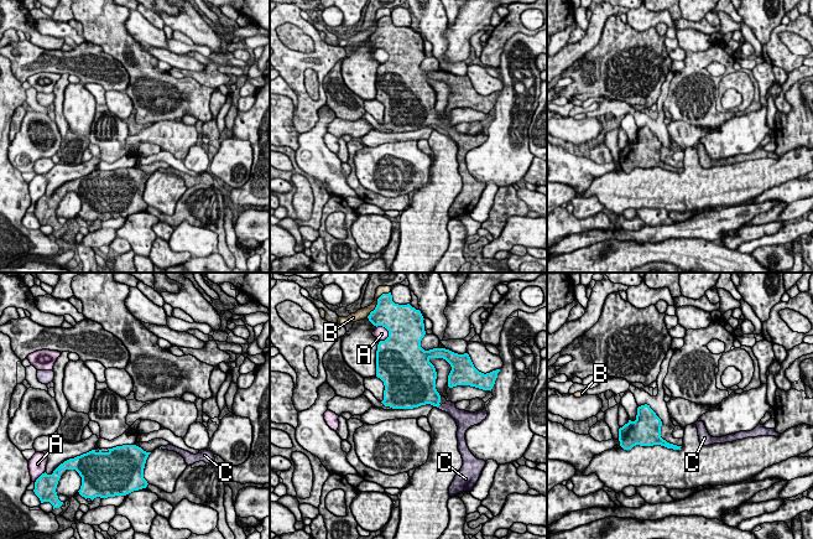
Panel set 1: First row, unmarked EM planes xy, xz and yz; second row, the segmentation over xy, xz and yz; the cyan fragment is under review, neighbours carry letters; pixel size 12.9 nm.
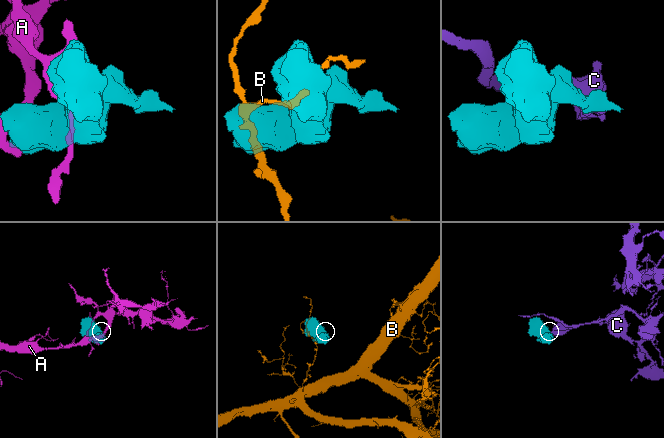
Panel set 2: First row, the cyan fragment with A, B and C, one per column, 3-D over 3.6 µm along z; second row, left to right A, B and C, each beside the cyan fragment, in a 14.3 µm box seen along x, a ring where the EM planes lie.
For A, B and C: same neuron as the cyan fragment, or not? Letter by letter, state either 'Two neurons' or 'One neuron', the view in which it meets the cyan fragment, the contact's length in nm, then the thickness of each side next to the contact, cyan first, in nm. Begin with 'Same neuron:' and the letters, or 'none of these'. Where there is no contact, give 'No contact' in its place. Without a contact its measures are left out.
Same neuron: C
A: Two neurons. Touches cyan in xz. Shared border 240 nm. Thickness 480 nm (cyan) against 180 nm
B: Two neurons. Touches cyan in xz. Shared border 460 nm. Thickness 340 nm (cyan) against 130 nm
C: One neuron. Touches cyan in xz. Shared border 60 nm. Thickness 300 nm (cyan) against 140 nm

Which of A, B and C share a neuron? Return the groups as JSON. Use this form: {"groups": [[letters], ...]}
{"groups": [["A"], ["B"], ["C"]]}

